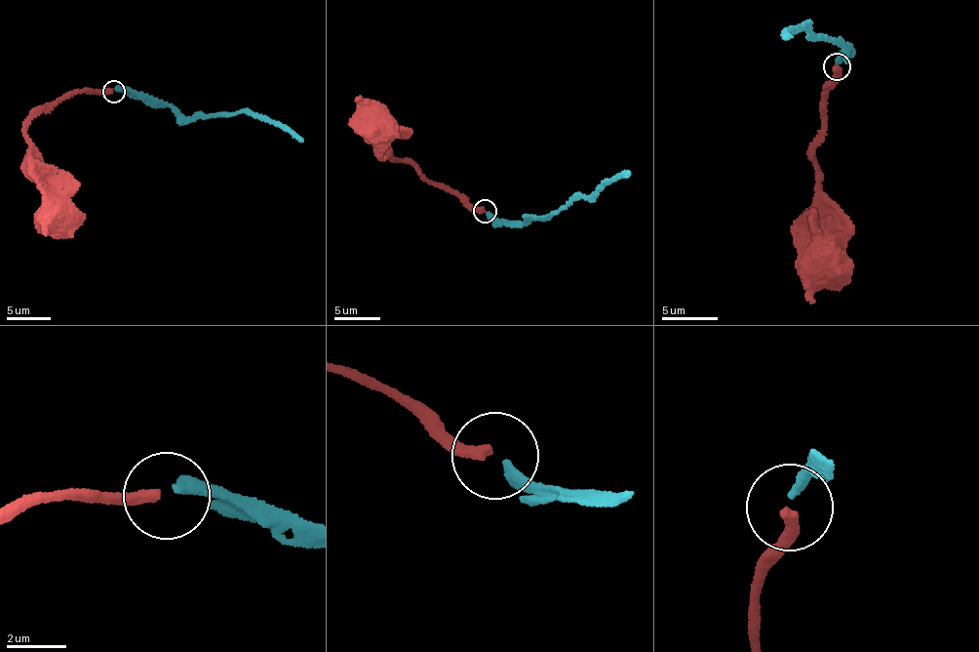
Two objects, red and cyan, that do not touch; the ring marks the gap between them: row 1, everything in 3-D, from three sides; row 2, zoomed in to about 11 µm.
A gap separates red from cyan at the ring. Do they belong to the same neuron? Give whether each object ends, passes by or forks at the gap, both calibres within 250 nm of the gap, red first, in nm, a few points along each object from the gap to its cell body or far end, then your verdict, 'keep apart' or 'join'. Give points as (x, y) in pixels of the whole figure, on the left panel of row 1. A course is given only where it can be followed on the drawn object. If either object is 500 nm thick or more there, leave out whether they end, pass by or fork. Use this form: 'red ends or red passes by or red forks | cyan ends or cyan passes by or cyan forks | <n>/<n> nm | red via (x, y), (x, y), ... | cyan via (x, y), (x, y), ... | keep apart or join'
red ends | cyan ends | 360/400 nm | red via (112, 91), (70, 95), (36, 114), (26, 128), (39, 178), (58, 198), (57, 217) | cyan via (115, 90), (141, 92), (193, 119), (250, 110), (284, 126), (302, 141) | keep apart

